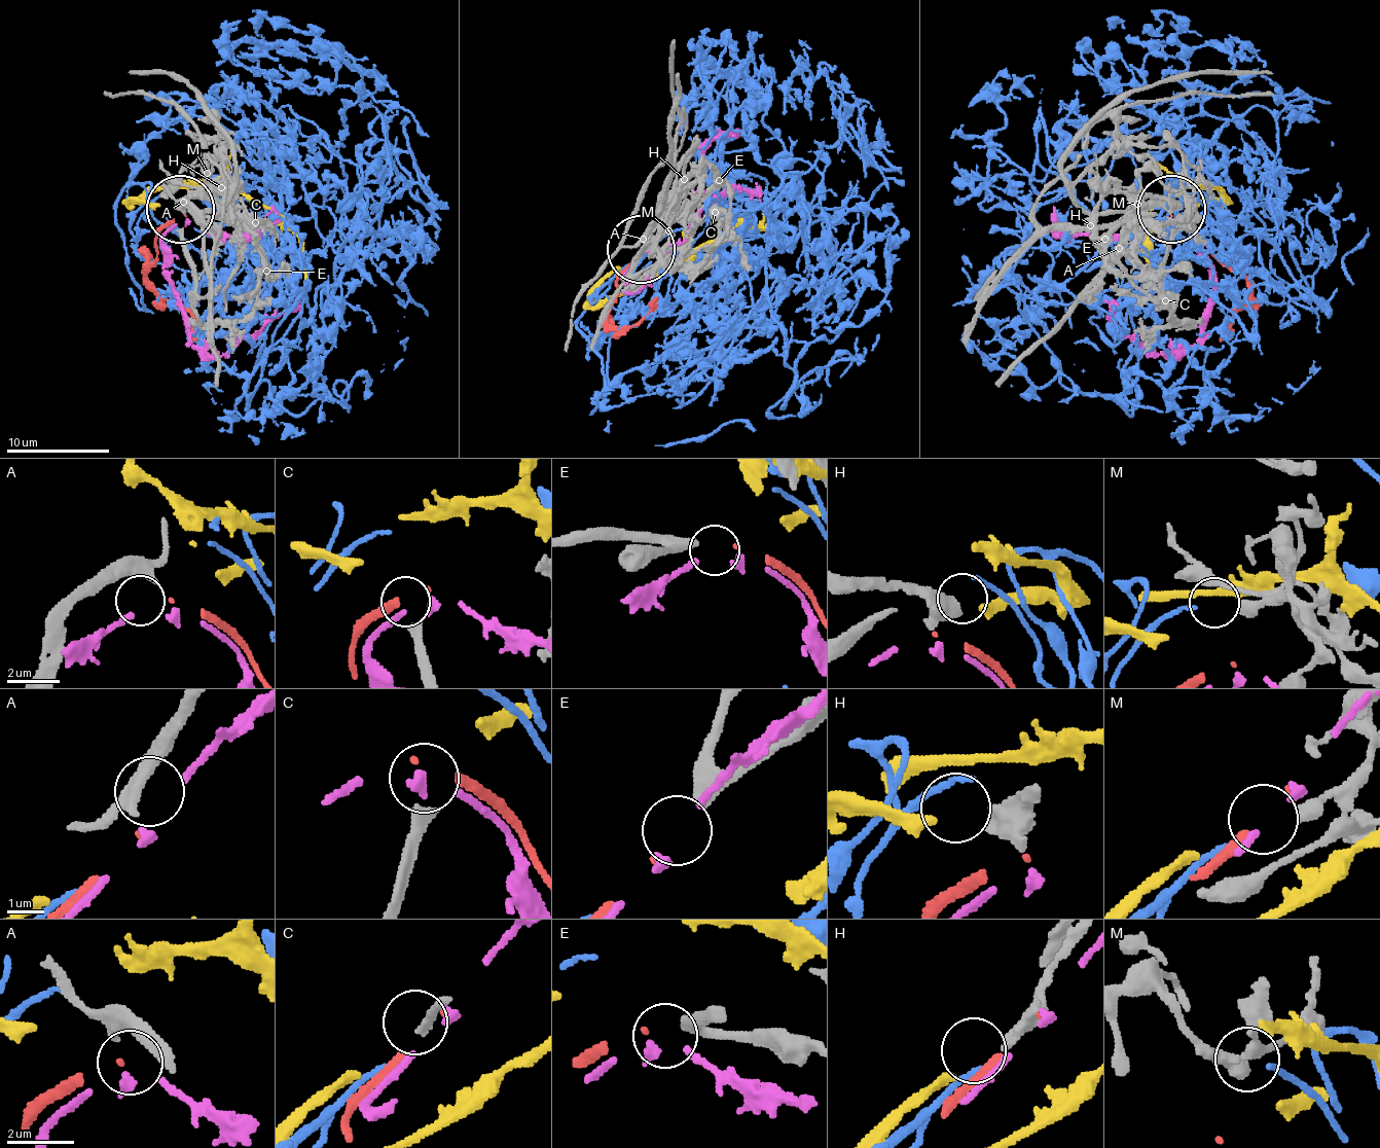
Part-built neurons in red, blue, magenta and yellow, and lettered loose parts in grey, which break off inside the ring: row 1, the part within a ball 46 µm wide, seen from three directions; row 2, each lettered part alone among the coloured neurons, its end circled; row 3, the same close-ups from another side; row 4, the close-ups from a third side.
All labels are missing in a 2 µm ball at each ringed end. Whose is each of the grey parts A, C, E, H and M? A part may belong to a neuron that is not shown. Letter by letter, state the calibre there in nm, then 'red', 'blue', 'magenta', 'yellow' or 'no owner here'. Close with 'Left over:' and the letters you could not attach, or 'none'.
A: calibre 240 nm; magenta
C: calibre 320 nm; no owner here
E: calibre 360 nm; red
H: calibre 400 nm; no owner here
M: calibre 440 nm; blue
Left over: C, H

